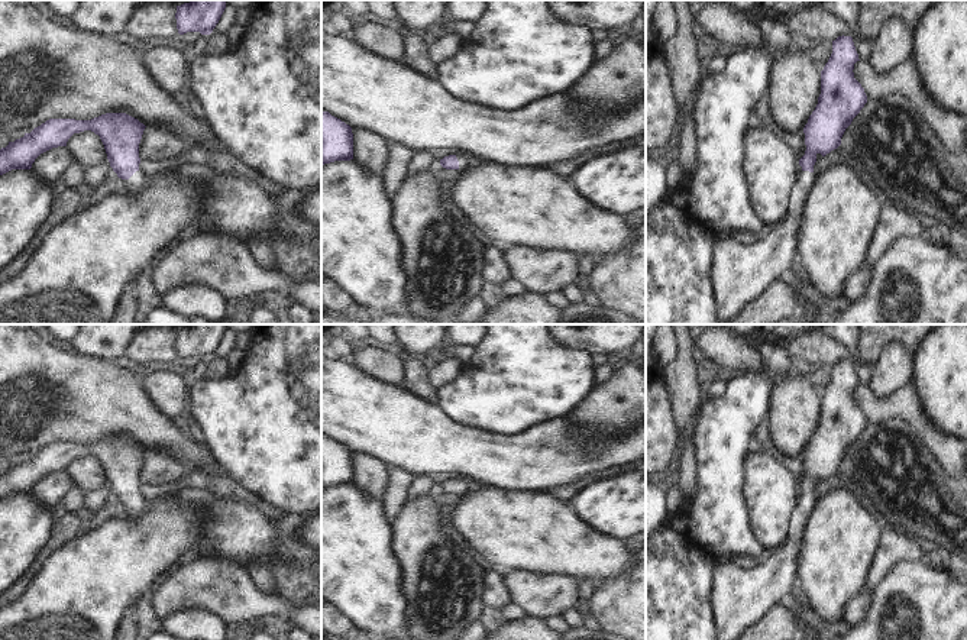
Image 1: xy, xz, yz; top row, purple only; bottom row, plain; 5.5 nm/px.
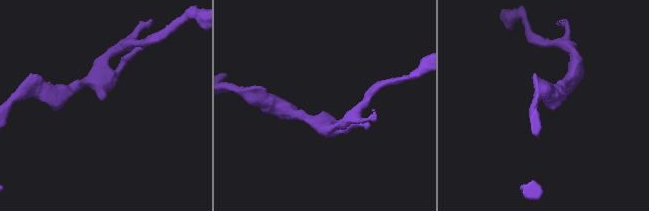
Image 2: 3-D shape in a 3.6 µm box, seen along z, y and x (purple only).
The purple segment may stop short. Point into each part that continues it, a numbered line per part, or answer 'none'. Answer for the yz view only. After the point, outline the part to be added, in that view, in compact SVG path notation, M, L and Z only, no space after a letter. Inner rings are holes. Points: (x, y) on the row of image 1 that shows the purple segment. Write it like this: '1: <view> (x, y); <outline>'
1: yz (740, 274); M799 171L789 213L766 239L750 246L730 237L714 243L711 282L719 323L734 320L770 284L789 275L798 262L801 220L815 178L815 172Z

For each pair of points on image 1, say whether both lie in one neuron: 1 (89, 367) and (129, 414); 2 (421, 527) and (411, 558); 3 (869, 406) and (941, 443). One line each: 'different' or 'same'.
1: same
2: same
3: same

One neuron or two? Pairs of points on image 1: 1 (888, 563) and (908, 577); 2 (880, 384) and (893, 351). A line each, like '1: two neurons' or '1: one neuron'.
1: two neurons
2: one neuron

